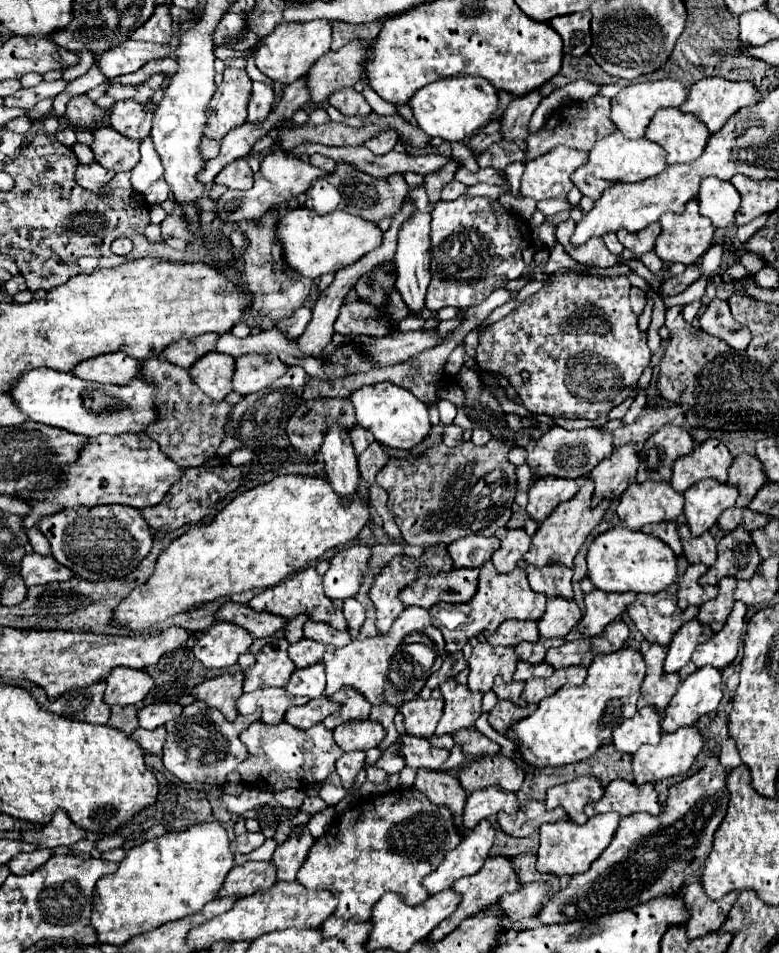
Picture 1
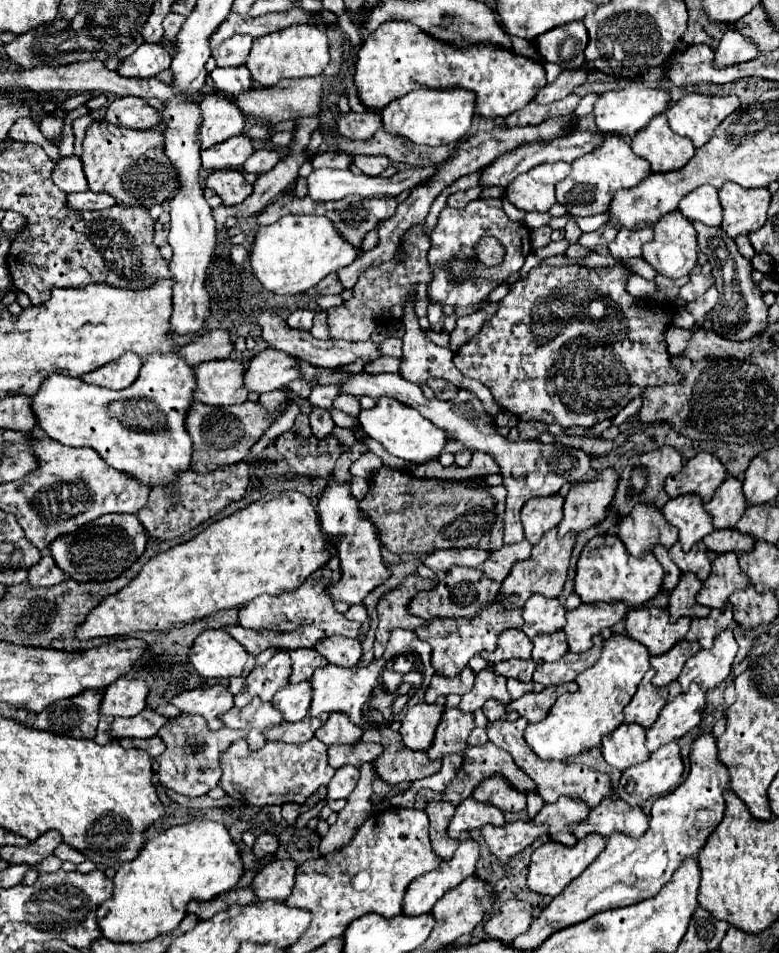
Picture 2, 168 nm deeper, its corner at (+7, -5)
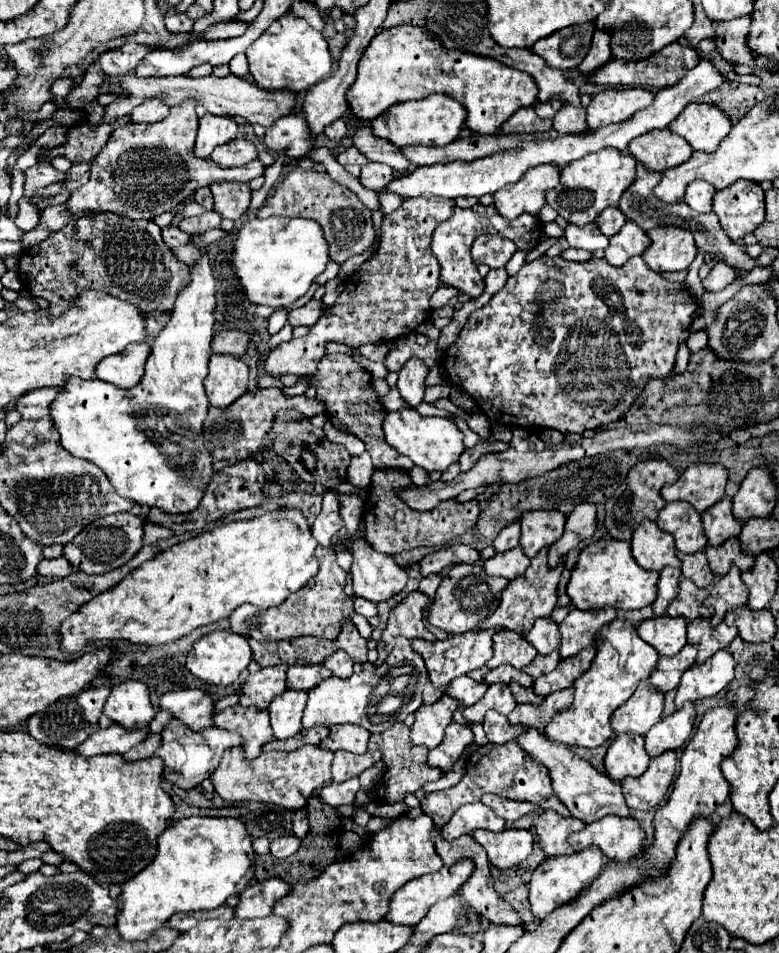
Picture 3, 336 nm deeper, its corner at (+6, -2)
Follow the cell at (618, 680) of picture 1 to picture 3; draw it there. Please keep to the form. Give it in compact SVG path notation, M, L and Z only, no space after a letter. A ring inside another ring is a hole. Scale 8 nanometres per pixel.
M617 618L611 624L607 624L599 632L595 648L597 652L595 652L595 660L591 662L591 668L583 676L579 676L573 684L573 690L575 690L573 706L563 710L559 716L555 716L555 720L551 720L545 726L545 736L553 742L563 742L567 746L577 744L583 748L597 748L603 742L607 742L613 736L609 718L615 712L615 708L625 704L631 698L631 694L637 690L639 682L647 680L651 672L657 668L659 654L655 652L655 648L651 648L647 642L639 638L637 630L627 620ZM621 628L627 632L633 632L633 648L629 654L619 654L619 650L605 636L609 630L621 630Z

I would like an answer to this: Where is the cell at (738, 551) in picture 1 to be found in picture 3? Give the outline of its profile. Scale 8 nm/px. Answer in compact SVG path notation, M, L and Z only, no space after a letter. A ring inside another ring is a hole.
M731 566L727 576L723 576L721 580L717 580L711 586L711 596L705 600L707 606L715 608L715 616L711 618L711 624L717 626L725 618L725 612L729 608L747 606L747 596L749 596L749 592L747 592L745 584L741 582L739 568Z

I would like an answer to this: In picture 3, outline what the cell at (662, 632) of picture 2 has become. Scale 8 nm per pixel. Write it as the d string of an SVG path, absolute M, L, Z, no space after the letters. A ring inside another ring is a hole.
M661 616L653 620L643 620L637 626L637 634L647 644L651 644L659 656L675 656L687 644L685 628L687 628L687 620Z

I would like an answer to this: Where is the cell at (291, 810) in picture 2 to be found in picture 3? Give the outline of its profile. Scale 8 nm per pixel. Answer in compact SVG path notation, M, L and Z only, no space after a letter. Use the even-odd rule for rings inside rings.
M301 808L301 810L295 812L295 816L293 816L293 832L295 832L295 836L299 840L303 840L303 836L307 836L309 822L307 822L307 810L305 808Z

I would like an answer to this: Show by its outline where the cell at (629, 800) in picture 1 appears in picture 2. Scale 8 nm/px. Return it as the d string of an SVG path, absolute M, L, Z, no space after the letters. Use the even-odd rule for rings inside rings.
M618 797L602 799L598 807L594 807L582 823L572 823L570 831L576 837L584 837L588 833L610 835L614 831L626 833L630 837L640 837L648 829L648 817L642 807L630 807L626 801Z

